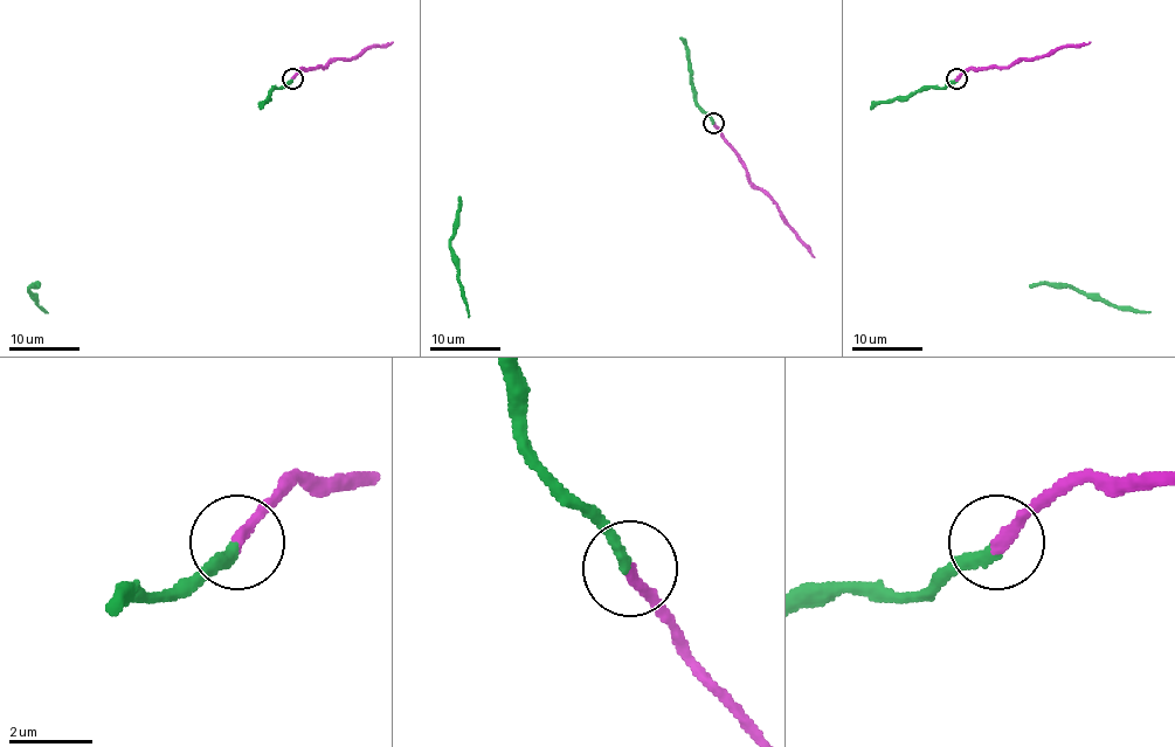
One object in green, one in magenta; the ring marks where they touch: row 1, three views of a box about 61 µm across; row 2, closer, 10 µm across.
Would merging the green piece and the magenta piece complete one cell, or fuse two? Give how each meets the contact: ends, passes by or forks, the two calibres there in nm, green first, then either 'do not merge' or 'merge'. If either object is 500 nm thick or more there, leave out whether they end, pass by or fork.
green ends there; magenta ends there; 280 nm thick on the green side, 280 nm on the other; merge

